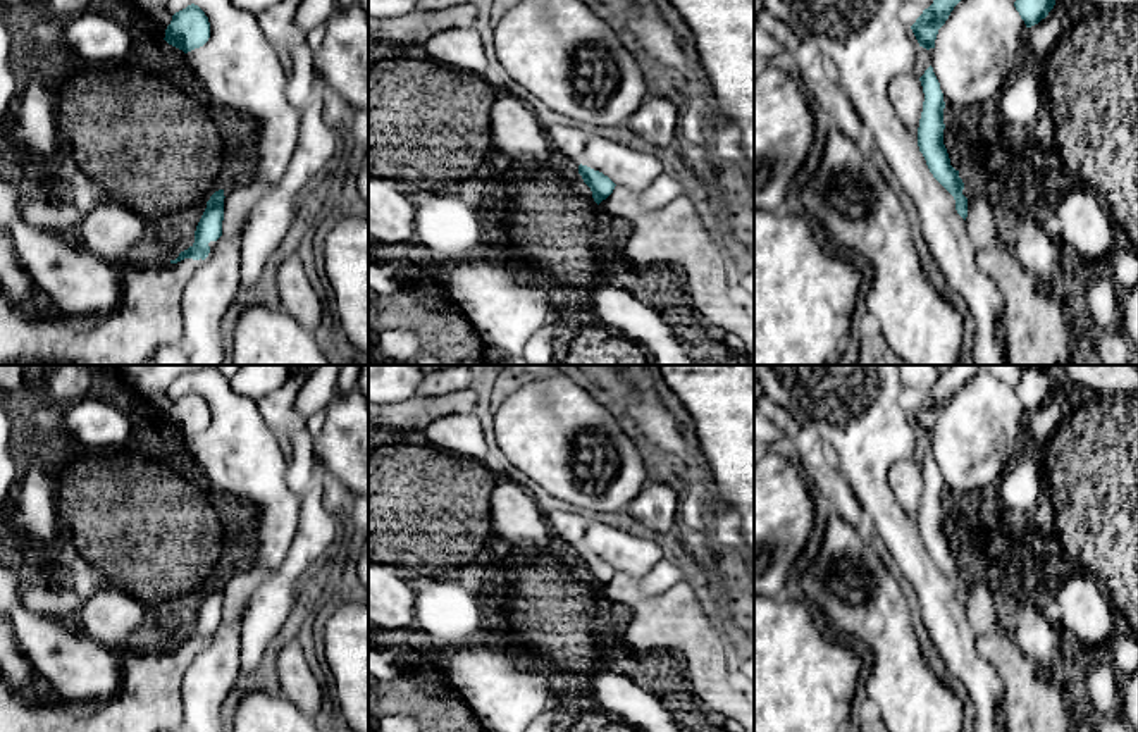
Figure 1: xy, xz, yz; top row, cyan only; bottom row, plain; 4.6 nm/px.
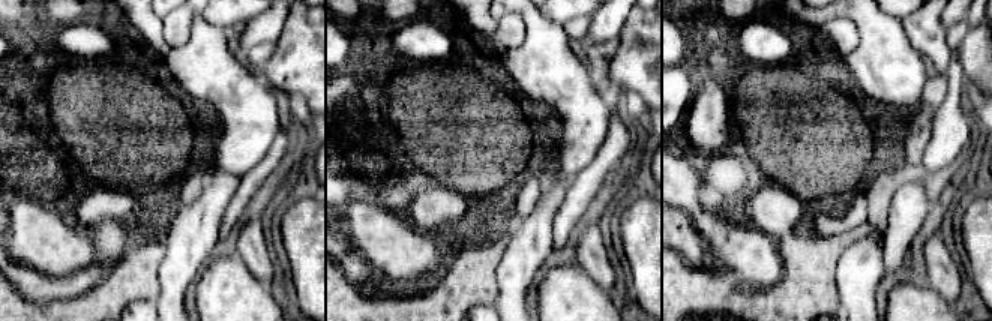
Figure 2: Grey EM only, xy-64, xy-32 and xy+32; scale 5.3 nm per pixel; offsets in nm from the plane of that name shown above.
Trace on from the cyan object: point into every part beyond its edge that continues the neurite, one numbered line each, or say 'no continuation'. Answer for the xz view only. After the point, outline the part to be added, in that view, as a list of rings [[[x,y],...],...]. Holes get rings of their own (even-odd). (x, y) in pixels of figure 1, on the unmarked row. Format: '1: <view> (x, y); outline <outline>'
no continuation

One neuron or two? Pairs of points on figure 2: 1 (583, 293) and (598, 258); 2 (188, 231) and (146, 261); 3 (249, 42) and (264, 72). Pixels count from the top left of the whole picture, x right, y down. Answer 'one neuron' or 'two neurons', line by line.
1: two neurons
2: two neurons
3: two neurons

